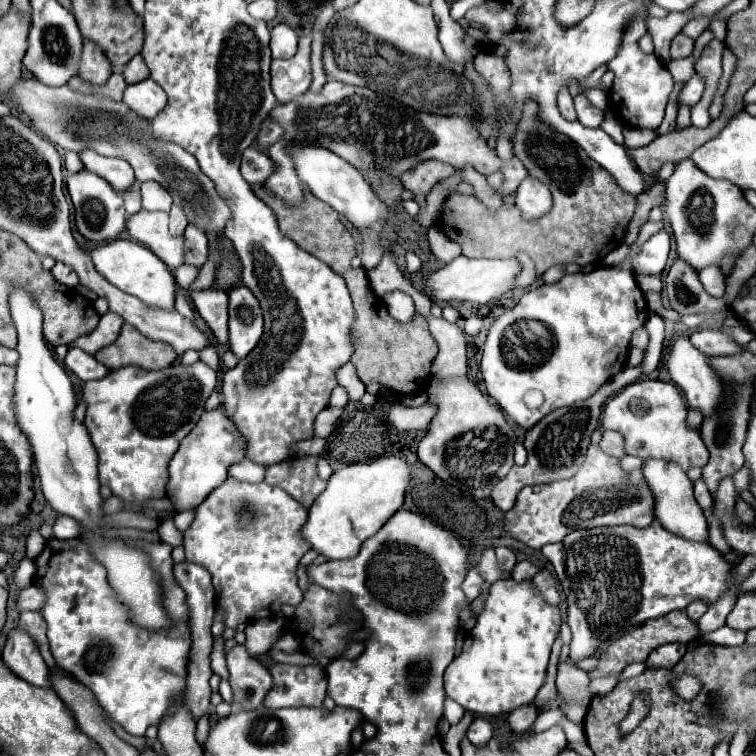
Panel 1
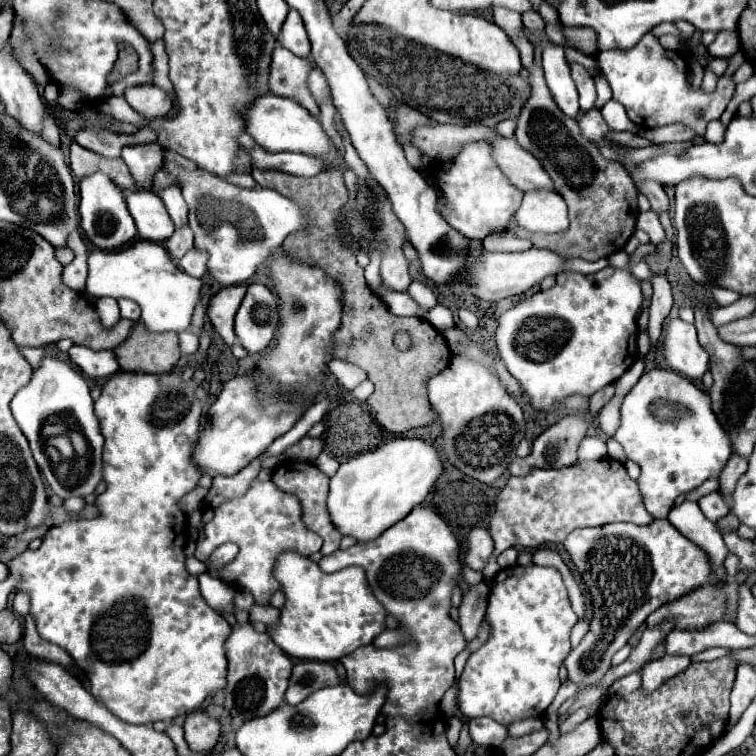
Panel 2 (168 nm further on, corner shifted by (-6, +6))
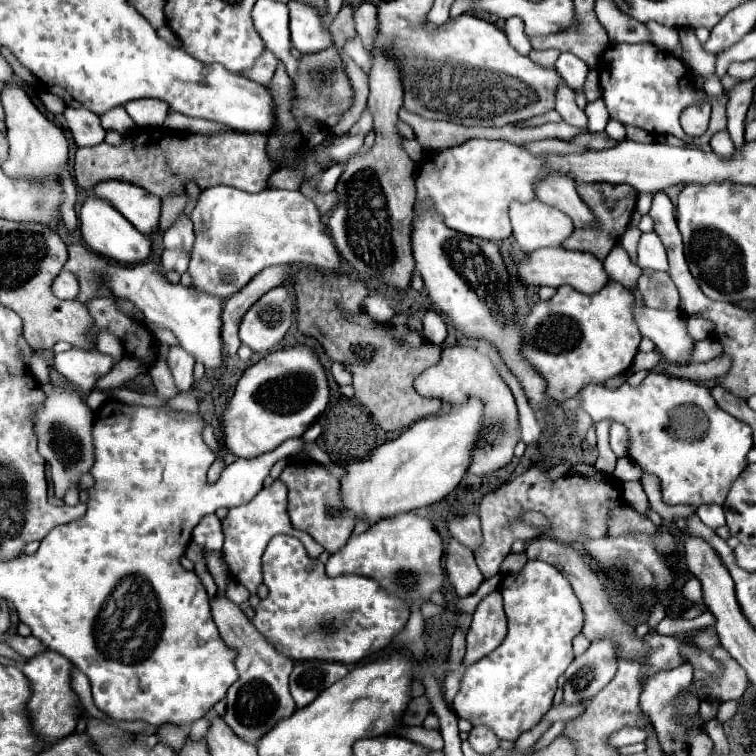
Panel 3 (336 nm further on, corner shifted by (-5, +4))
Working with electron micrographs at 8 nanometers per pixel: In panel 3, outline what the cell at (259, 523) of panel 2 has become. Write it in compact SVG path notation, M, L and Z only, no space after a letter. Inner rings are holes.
M275 480L271 486L259 490L251 502L231 508L223 520L223 534L225 534L223 558L229 570L233 572L233 576L237 578L237 582L241 582L251 594L257 594L257 586L261 584L261 556L273 536L291 534L299 538L311 558L319 558L319 554L323 552L323 548L309 534L295 530L291 526L289 514L287 514L287 488L281 480Z

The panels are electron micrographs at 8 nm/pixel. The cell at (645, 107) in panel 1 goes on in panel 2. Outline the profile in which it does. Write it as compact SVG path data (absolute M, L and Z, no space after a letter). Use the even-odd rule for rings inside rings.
M644 34L642 40L626 52L608 50L608 56L602 52L602 56L598 56L598 64L612 86L612 98L626 108L628 118L638 126L658 128L682 122L696 130L698 136L704 136L706 124L710 120L718 120L734 96L732 76L718 78L718 86L712 94L704 94L700 88L690 88L686 80L688 70L684 56L674 50L664 50L652 34Z

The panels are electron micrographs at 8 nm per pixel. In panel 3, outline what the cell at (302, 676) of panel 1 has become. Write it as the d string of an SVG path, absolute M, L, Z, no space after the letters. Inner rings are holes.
M309 660L295 664L291 674L291 696L297 708L311 704L325 688L333 686L345 674L347 674L347 666L337 662Z

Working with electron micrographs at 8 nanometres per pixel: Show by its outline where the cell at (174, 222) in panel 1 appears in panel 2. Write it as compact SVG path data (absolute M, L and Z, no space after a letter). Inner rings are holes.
M188 224L176 228L174 234L166 240L166 250L174 260L180 260L192 246L194 246L194 234Z

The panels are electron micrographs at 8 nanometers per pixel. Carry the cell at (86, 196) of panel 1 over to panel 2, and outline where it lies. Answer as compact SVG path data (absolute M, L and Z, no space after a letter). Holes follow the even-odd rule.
M94 172L80 180L78 212L80 212L80 226L86 234L86 238L102 250L120 248L136 236L134 220L130 218L130 212L126 210L126 192L120 186L114 186L114 182L110 182L108 174Z

